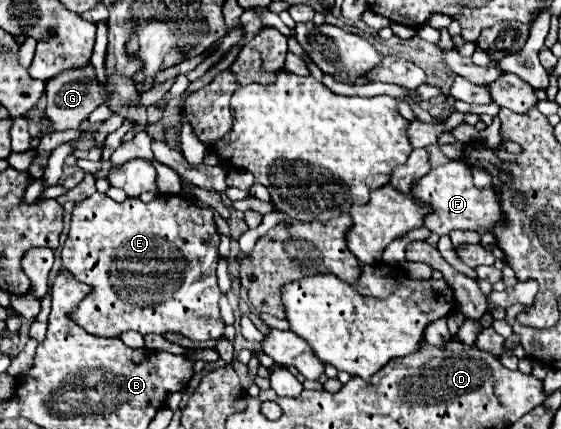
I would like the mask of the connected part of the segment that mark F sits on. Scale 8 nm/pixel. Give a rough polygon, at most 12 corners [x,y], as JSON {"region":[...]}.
{"region":[[463,160],[411,188],[431,212],[425,226],[491,230],[501,220],[493,188],[473,186]]}

